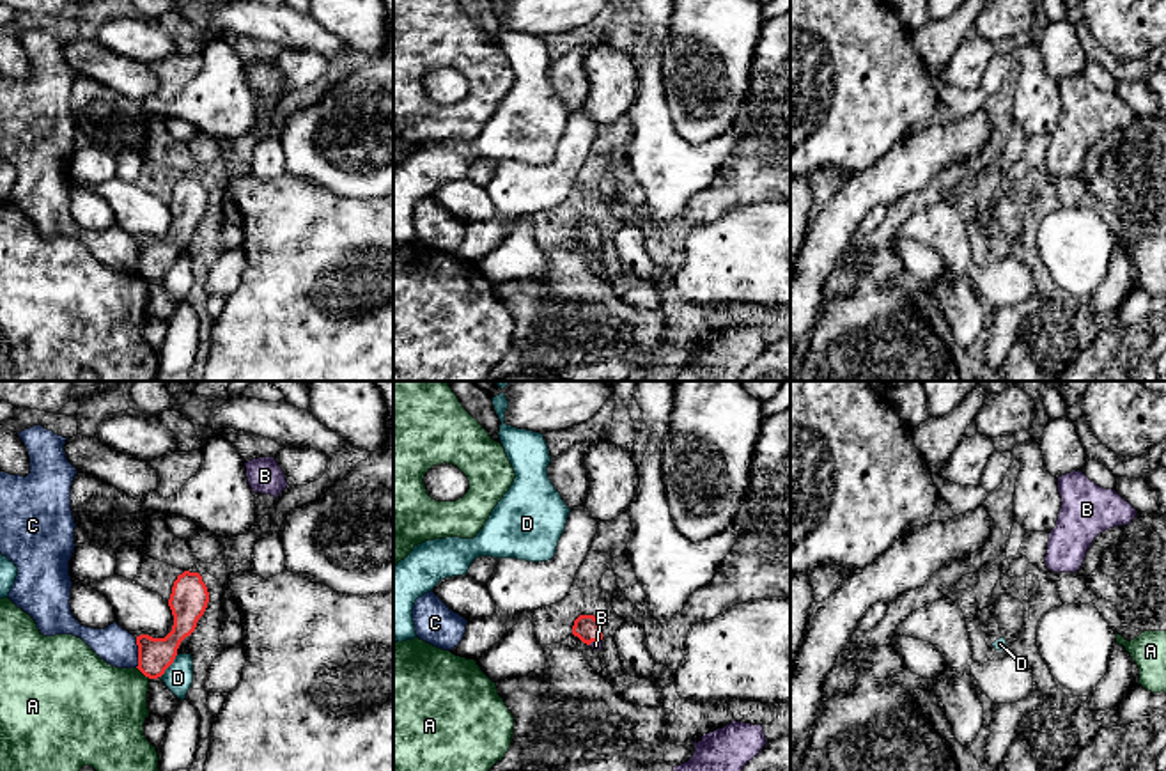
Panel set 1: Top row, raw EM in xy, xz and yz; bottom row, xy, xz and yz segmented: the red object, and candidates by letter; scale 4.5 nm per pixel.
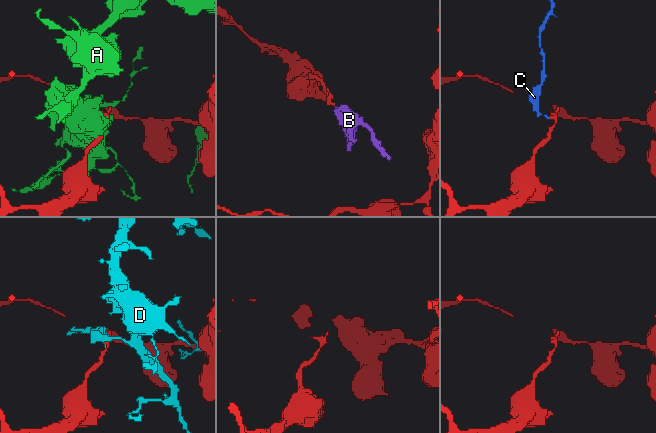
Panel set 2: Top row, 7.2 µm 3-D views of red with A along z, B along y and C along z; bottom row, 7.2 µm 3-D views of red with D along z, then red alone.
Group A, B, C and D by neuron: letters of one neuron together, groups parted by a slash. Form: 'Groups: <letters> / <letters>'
Groups: A / B / C / D

